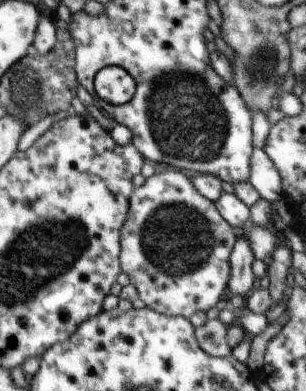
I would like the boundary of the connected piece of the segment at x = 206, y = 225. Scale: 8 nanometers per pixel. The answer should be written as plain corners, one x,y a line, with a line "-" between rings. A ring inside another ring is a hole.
168,167
166,172
148,177
132,193
120,233
121,272
128,275
130,285
136,288
146,307
166,316
189,319
198,311
208,312
225,298
230,278
230,253
238,236
236,231
222,218
215,203
192,186
191,179
180,170

